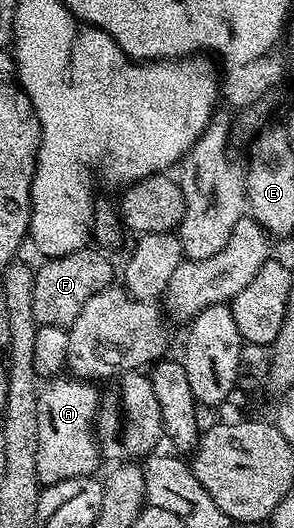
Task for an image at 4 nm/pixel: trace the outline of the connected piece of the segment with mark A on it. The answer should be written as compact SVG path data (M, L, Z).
M58 377L46 382L37 397L39 433L35 473L42 485L67 481L84 475L92 476L99 460L95 420L99 410L99 391L92 382L76 377Z

